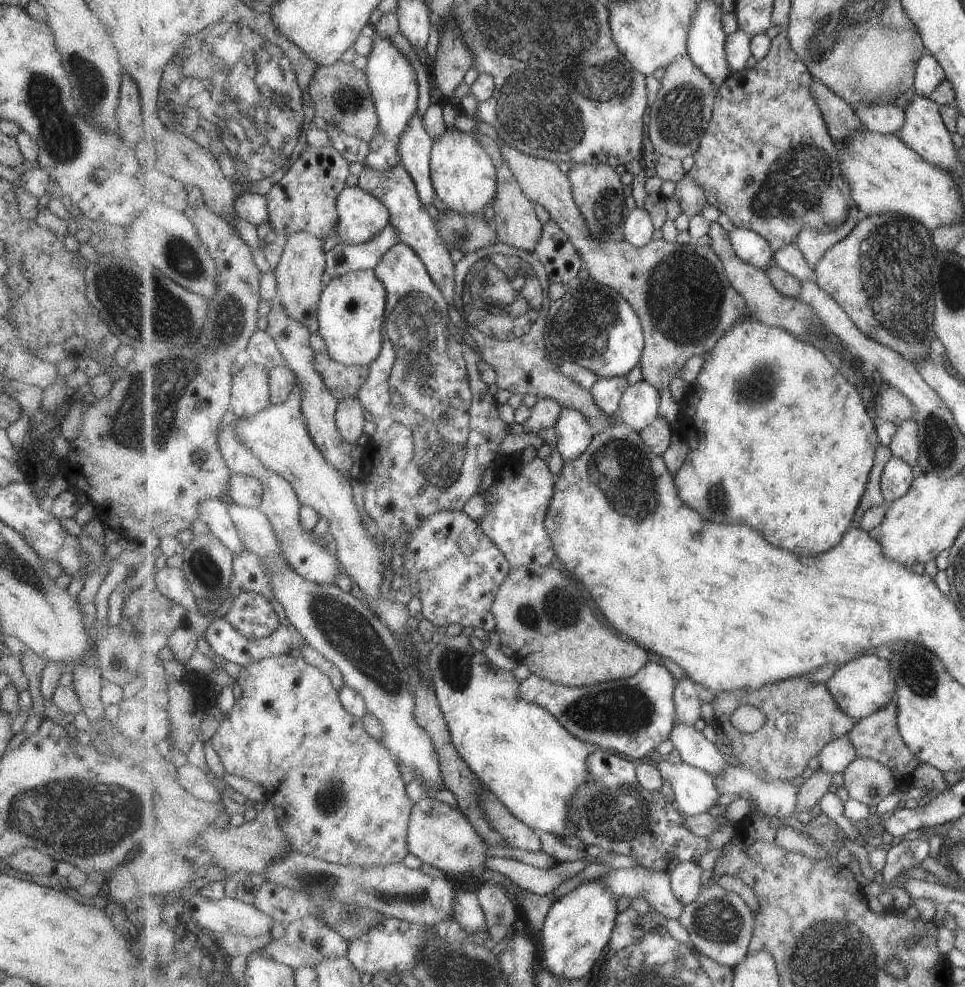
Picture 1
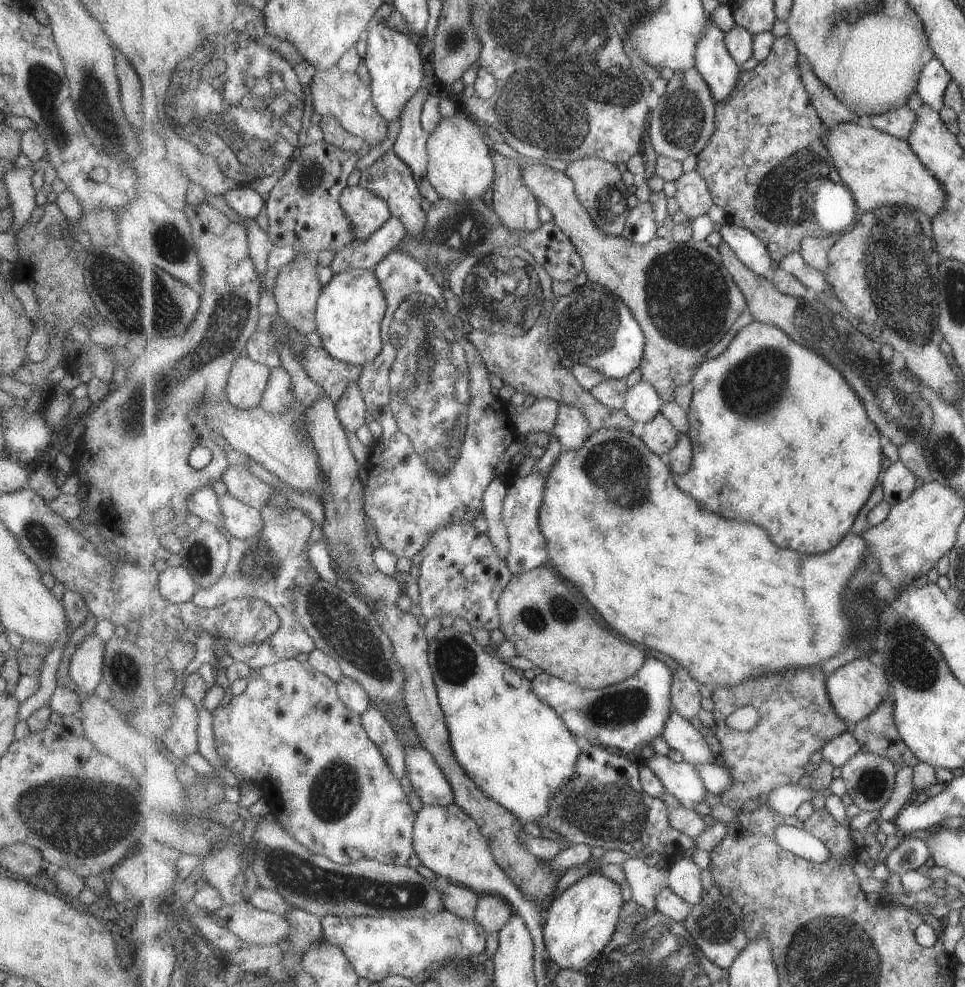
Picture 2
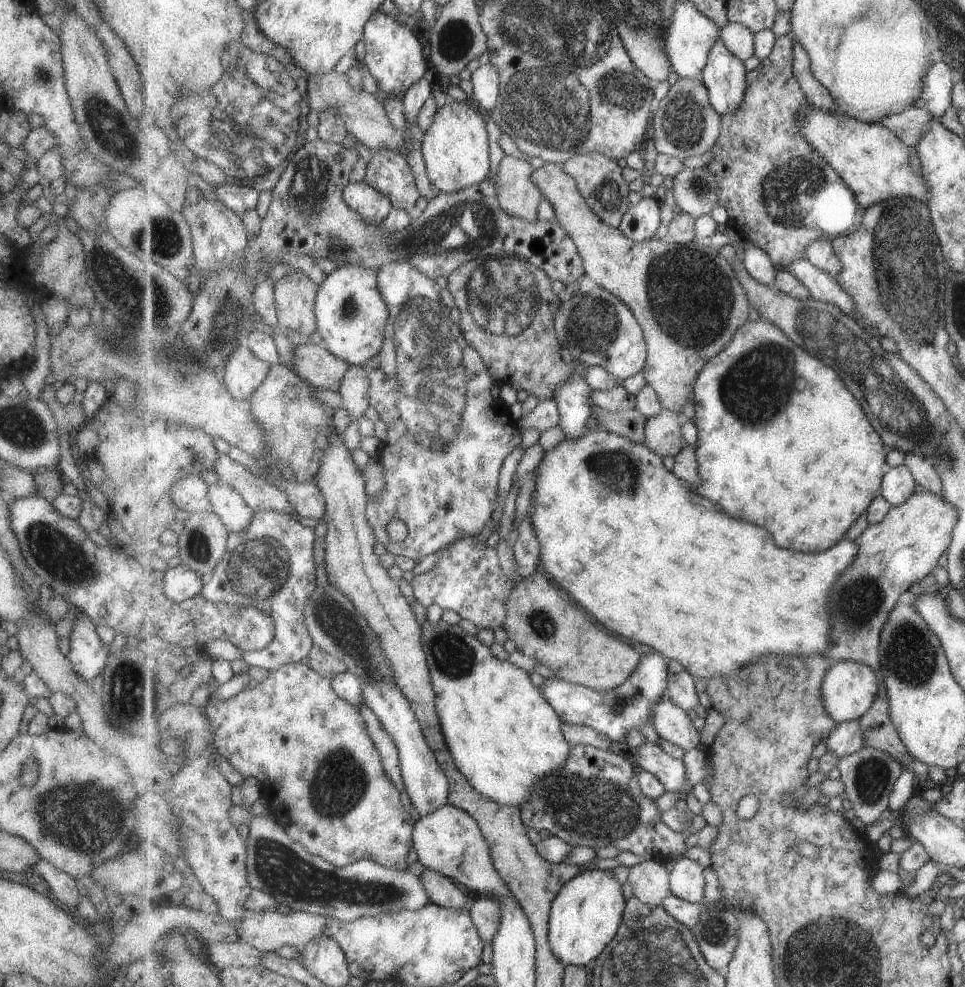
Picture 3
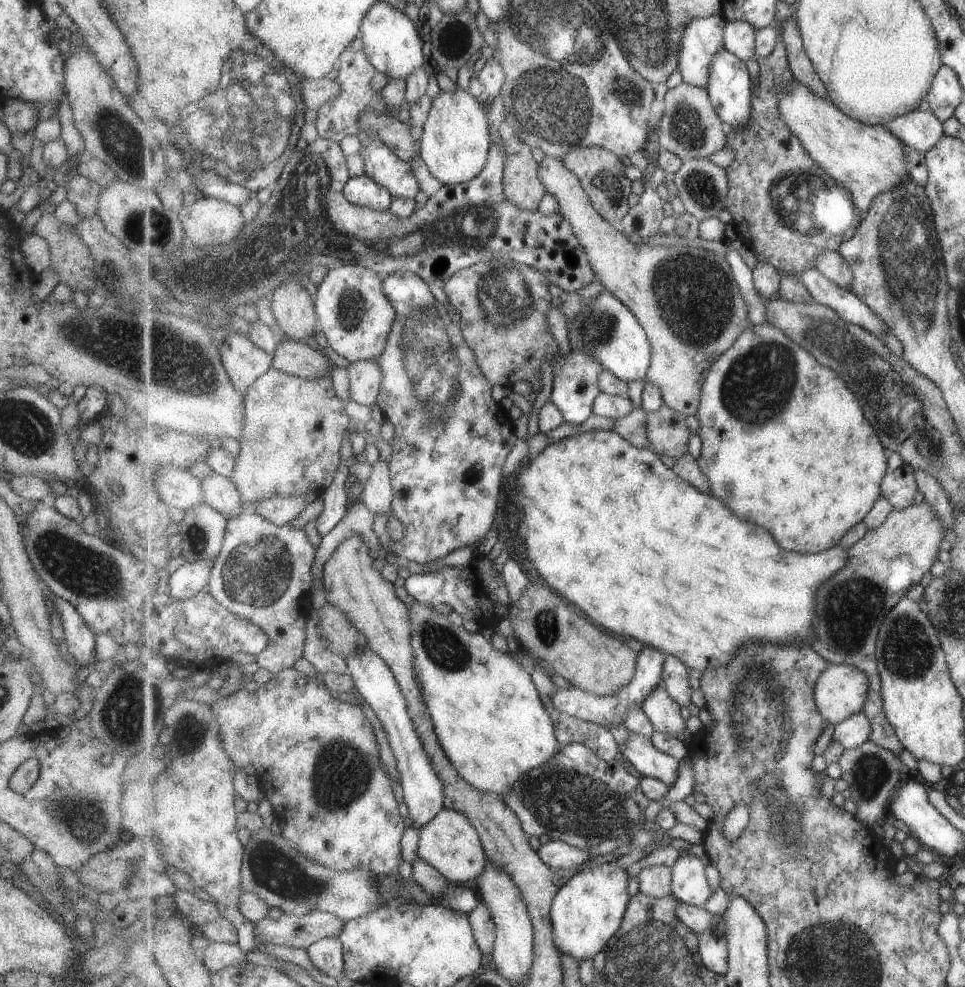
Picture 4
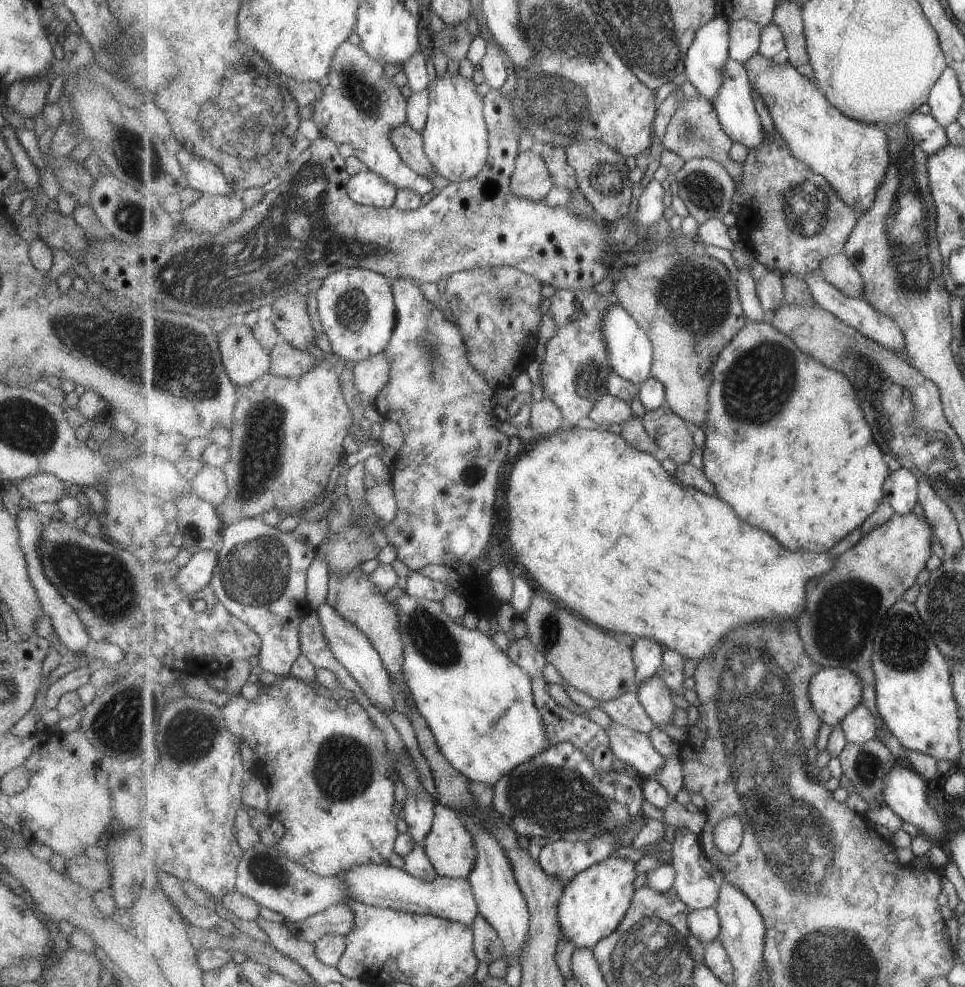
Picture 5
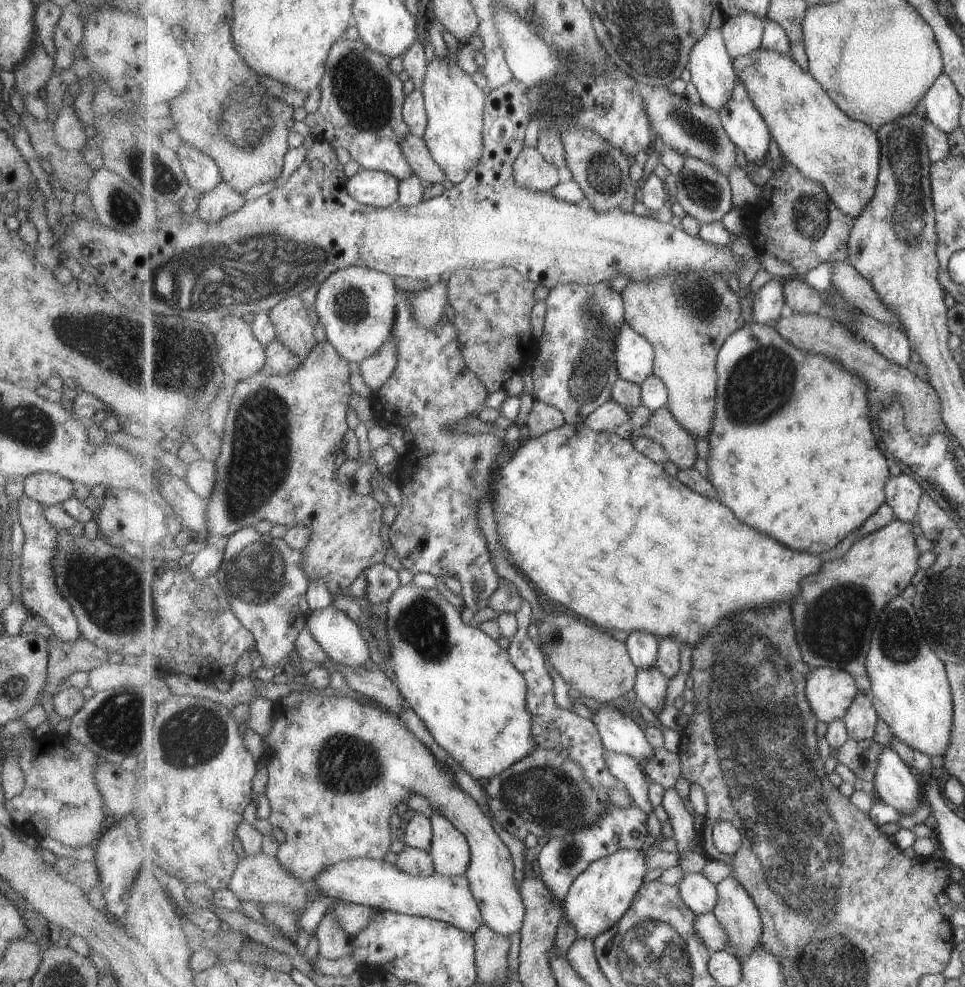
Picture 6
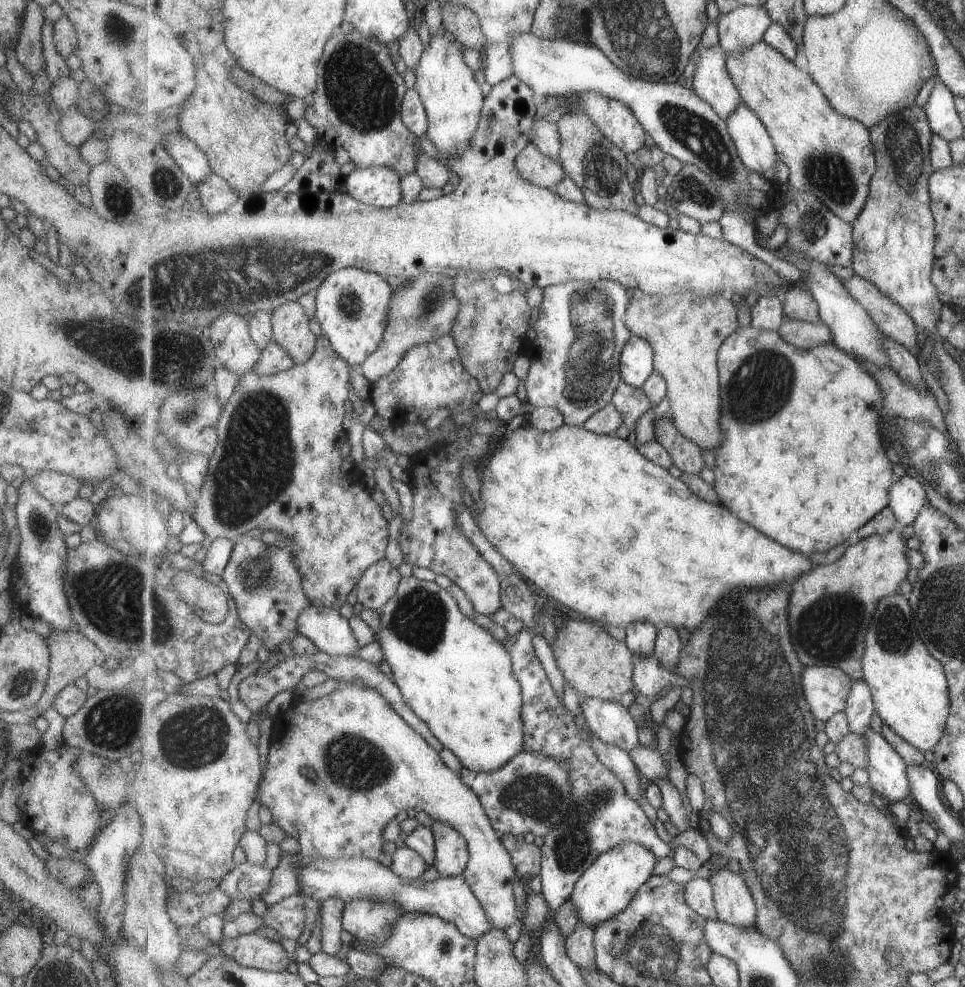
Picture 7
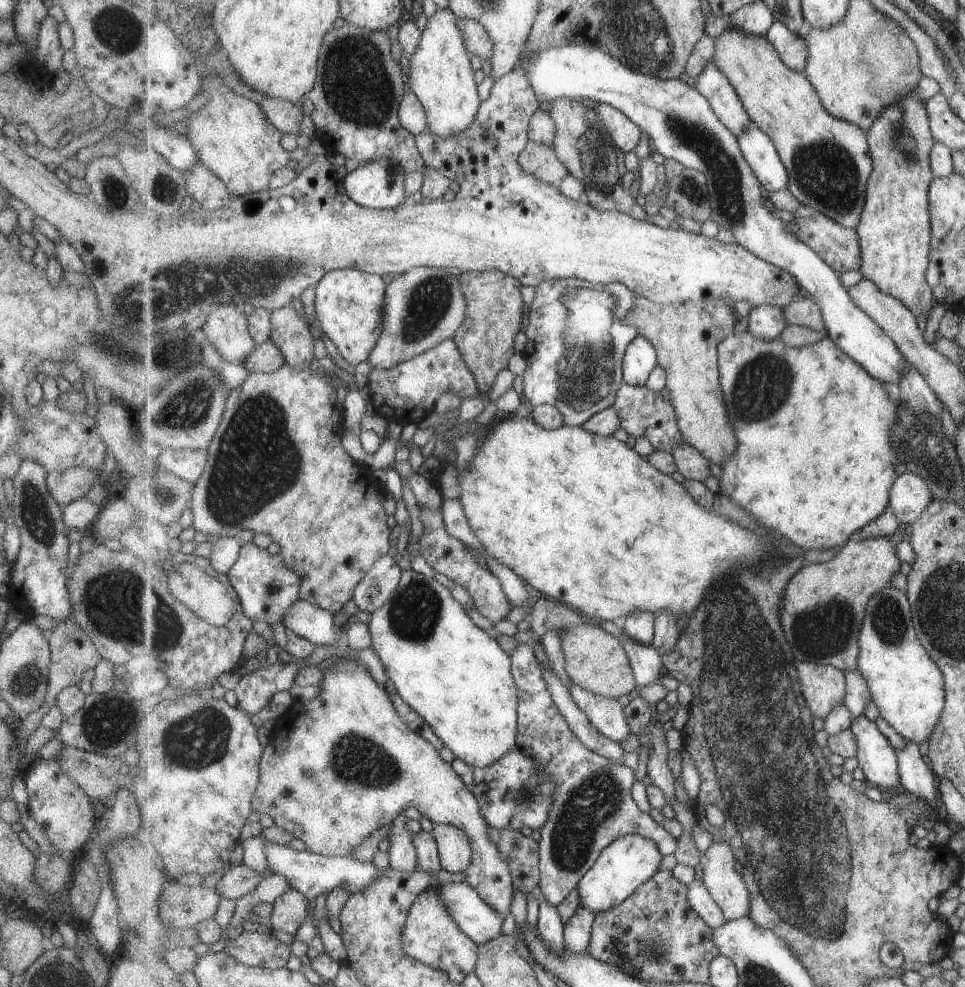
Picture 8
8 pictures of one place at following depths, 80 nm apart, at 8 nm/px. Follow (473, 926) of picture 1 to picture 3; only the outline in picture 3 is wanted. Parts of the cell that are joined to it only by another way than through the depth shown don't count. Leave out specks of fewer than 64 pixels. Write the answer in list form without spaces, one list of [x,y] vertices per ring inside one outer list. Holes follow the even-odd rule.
[[[425,868],[421,880],[429,893],[430,900],[442,907],[453,909],[467,909],[471,907],[476,897],[452,878],[443,876],[443,873]]]

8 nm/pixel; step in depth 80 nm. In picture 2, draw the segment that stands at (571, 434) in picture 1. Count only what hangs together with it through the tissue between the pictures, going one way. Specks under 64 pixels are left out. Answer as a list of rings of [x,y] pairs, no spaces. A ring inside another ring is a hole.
[[[562,404],[558,414],[558,423],[553,435],[558,438],[564,450],[577,450],[592,435],[590,420],[575,405]]]

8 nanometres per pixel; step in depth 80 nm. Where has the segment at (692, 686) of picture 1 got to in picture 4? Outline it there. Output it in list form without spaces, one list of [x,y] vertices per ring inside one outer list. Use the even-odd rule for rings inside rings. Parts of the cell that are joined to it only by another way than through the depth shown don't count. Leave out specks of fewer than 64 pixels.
[[[667,655],[664,669],[662,670],[661,684],[667,689],[673,700],[676,700],[681,706],[686,706],[692,702],[691,684],[689,677],[694,674],[691,669],[680,659],[673,655]]]

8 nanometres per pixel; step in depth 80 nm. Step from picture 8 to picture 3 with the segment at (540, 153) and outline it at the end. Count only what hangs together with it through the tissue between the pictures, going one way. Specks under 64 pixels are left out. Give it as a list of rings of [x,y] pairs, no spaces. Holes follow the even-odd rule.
[[[505,155],[495,174],[503,208],[528,221],[537,221],[537,208],[544,199],[543,191],[532,179],[535,170],[528,159]]]

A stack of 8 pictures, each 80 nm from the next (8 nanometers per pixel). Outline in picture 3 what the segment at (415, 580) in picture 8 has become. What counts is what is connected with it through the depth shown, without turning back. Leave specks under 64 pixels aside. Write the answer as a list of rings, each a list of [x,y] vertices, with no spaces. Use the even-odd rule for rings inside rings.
[[[439,619],[436,623],[422,624],[423,650],[430,666],[431,680],[437,693],[436,709],[442,731],[459,770],[470,783],[491,800],[499,804],[522,804],[530,799],[530,790],[542,777],[560,771],[568,761],[572,748],[564,736],[562,717],[541,694],[541,688],[531,682],[530,672],[515,666],[509,660],[493,656],[490,646],[483,644],[476,635],[466,634],[458,625]]]

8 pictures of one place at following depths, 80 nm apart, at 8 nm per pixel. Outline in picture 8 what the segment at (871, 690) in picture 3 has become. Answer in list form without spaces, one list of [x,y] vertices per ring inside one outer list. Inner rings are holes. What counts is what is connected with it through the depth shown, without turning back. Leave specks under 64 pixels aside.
[[[798,663],[798,675],[801,678],[802,693],[810,709],[817,718],[826,719],[834,708],[844,703],[847,694],[846,672],[831,665],[815,663]]]

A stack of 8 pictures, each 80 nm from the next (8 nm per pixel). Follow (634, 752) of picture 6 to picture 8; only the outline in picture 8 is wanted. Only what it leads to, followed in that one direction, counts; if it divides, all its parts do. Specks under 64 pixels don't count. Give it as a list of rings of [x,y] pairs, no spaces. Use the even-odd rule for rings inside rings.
[[[573,682],[570,693],[591,722],[611,740],[620,744],[631,733],[624,706],[621,706],[618,699],[599,696]]]

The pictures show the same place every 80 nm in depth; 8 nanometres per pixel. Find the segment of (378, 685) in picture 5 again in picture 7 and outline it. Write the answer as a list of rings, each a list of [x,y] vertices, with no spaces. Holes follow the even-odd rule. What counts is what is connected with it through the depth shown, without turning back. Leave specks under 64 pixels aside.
[[[307,605],[299,615],[298,629],[318,646],[319,651],[333,656],[352,657],[361,647],[350,619],[337,609]]]

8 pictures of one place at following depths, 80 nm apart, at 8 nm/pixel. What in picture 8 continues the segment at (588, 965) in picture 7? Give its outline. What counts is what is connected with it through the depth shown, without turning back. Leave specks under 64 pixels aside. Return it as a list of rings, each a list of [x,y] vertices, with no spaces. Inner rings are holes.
[[[579,905],[577,912],[570,918],[568,923],[564,923],[565,942],[567,948],[576,953],[589,953],[588,946],[591,942],[593,925],[596,914],[591,912],[590,908]]]

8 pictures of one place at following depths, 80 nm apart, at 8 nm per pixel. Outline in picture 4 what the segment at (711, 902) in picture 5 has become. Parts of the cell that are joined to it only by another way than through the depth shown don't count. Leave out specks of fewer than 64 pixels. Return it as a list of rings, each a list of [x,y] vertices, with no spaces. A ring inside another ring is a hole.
[[[687,849],[682,851],[672,866],[674,895],[681,903],[703,907],[715,894],[706,873],[706,865]]]

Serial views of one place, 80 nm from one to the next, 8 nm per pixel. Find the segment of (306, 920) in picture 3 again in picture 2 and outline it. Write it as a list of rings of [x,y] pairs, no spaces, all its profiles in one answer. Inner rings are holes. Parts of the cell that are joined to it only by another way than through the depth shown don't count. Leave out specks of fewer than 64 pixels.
[[[249,900],[245,903],[235,903],[234,905],[224,905],[215,913],[209,913],[218,923],[227,926],[243,940],[247,945],[273,946],[278,945],[281,940],[289,940],[292,933],[292,926],[287,922],[287,918],[279,916],[271,911],[262,911],[255,908]]]

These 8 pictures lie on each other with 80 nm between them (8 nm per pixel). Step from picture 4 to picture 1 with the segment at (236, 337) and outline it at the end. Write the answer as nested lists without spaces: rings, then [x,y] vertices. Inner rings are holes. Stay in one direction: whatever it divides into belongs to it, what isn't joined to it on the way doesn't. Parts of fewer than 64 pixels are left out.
[[[251,360],[234,374],[230,404],[236,418],[254,417],[270,402],[270,376],[263,365]]]

